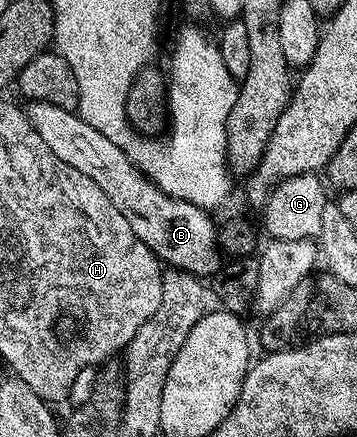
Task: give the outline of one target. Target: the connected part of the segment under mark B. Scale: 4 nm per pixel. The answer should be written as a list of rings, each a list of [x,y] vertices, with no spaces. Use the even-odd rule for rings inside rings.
[[[29,102],[27,106],[30,125],[34,125],[38,137],[46,141],[46,149],[50,149],[58,161],[70,165],[70,169],[78,169],[78,173],[90,177],[90,181],[110,197],[110,205],[126,217],[130,229],[138,233],[138,241],[145,243],[157,259],[169,268],[197,277],[211,277],[220,270],[222,252],[218,246],[218,227],[215,222],[212,224],[213,216],[204,208],[162,193],[162,189],[154,186],[152,180],[128,160],[126,153],[110,141],[110,137],[102,137],[98,129],[86,125],[76,111],[58,109],[58,105],[49,103]]]

